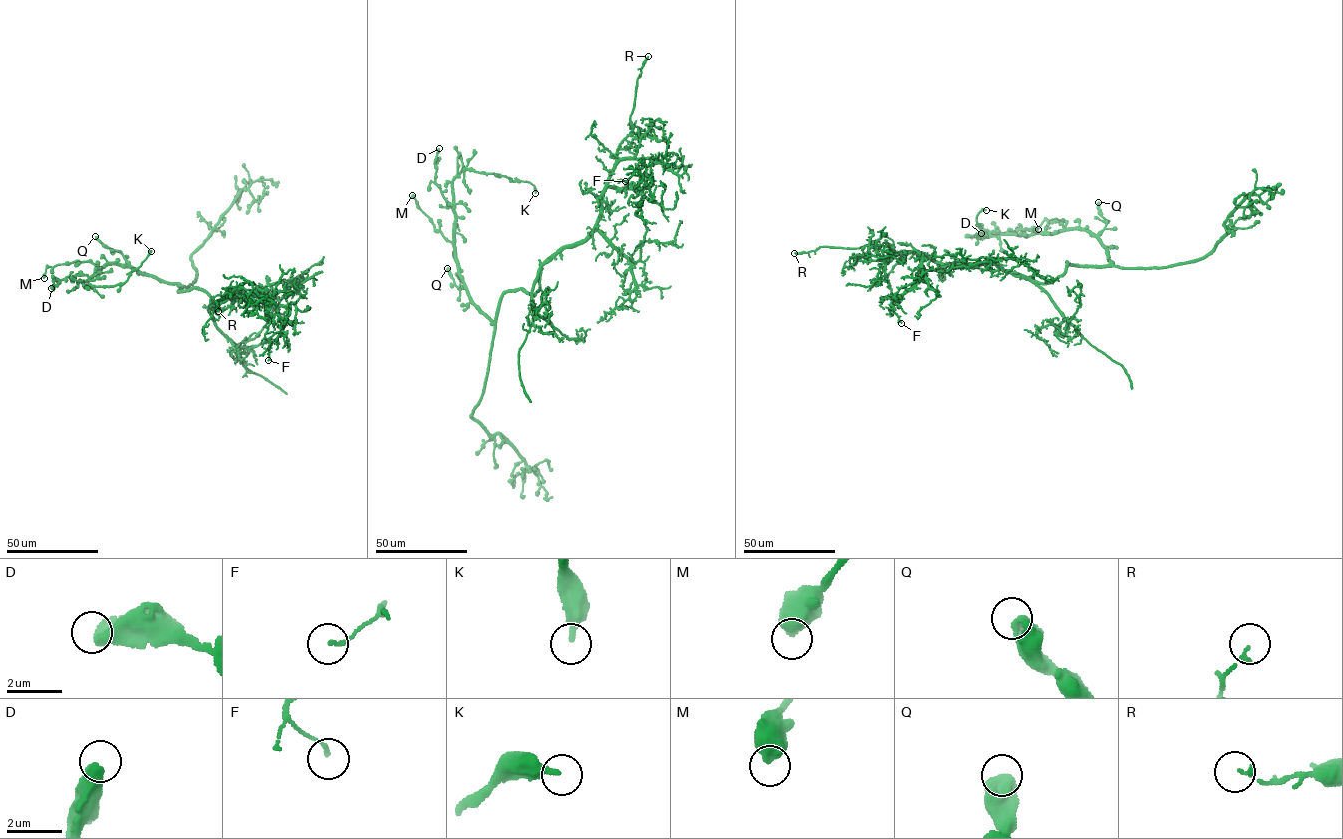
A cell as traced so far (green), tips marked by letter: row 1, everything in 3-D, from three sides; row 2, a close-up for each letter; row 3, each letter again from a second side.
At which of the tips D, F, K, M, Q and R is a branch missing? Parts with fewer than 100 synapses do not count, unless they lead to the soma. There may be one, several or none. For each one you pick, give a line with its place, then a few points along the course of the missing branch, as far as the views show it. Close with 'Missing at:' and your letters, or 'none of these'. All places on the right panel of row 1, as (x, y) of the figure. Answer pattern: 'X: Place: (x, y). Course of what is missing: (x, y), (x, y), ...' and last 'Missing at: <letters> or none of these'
Missing at: none of these

